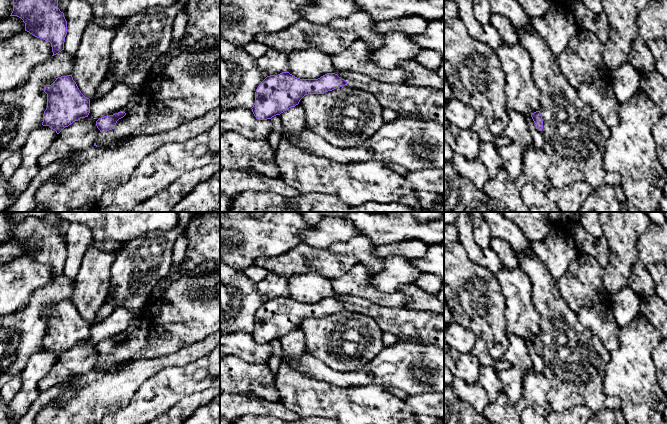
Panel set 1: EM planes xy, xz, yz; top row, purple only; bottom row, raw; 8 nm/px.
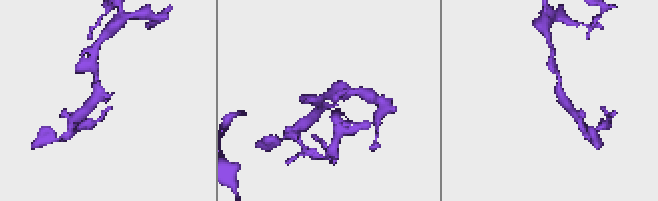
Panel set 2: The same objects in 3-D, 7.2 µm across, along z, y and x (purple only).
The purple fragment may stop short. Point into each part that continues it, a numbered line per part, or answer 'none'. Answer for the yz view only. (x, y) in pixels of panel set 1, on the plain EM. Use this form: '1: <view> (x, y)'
1: yz (537, 359)

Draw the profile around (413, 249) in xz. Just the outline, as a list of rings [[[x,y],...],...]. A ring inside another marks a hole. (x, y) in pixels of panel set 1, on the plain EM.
[[[418,239],[401,240],[388,245],[377,246],[374,255],[381,258],[396,257],[410,260],[422,259],[429,245]]]

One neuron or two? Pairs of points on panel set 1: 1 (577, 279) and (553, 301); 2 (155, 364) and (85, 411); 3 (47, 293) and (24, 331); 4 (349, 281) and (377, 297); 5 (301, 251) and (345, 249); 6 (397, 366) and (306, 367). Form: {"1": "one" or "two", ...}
{"1": "two", "2": "one", "3": "one", "4": "one", "5": "two", "6": "one"}

